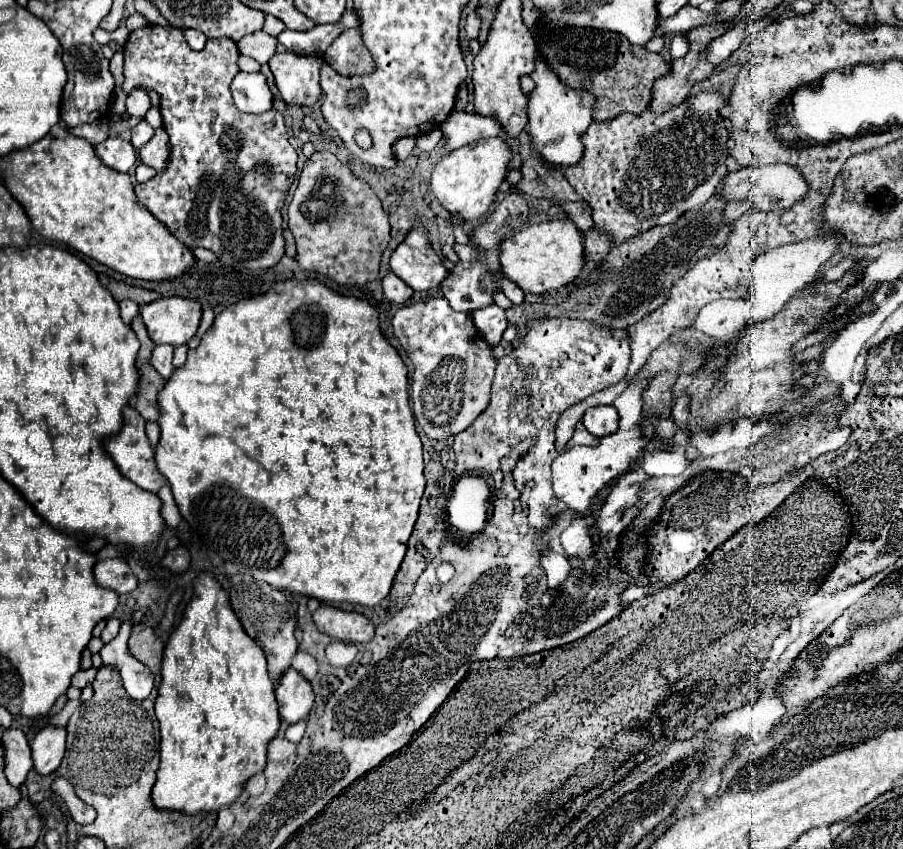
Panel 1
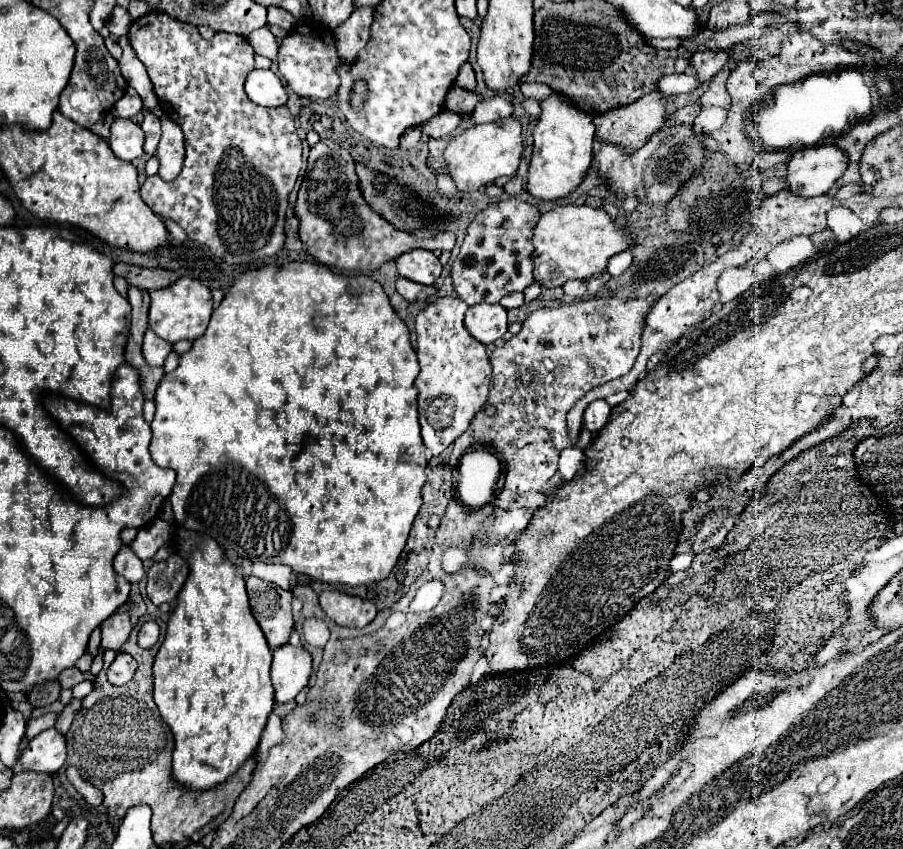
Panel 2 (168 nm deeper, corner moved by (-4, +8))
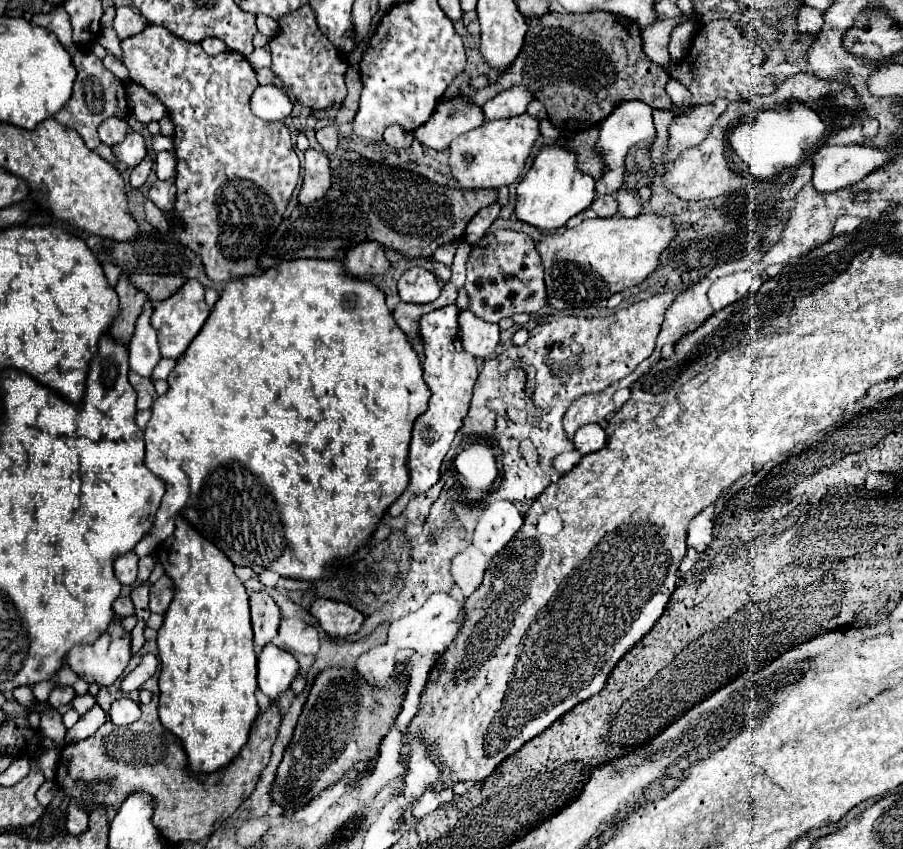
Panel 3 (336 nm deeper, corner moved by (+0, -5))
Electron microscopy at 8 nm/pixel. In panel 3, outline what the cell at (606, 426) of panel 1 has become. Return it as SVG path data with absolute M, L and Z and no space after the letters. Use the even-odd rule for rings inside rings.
M587 424L587 426L579 428L579 432L575 432L573 444L575 444L575 450L581 456L587 456L591 452L597 452L597 450L605 448L605 444L607 444L605 430L599 424Z

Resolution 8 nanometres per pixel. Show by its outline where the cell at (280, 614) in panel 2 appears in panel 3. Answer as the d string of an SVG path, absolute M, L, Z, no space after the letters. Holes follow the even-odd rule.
M249 592L249 606L251 606L255 646L263 648L275 638L279 620L281 620L281 612L275 600L267 592Z

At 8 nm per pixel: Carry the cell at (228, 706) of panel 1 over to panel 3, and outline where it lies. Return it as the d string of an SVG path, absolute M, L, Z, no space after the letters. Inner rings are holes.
M183 516L175 518L175 532L157 548L157 556L159 562L165 570L165 574L173 580L173 590L175 596L169 604L169 610L165 612L165 620L163 626L157 630L157 648L159 648L159 658L161 658L161 674L159 674L159 720L161 724L173 732L181 742L183 748L187 752L189 758L189 768L193 772L215 772L223 766L227 766L243 748L243 744L247 742L249 736L249 728L253 724L253 720L259 714L259 706L257 706L257 698L255 698L255 690L257 690L257 654L253 648L253 630L251 630L251 622L249 622L249 600L247 600L247 592L243 582L235 576L235 566L231 564L231 560L227 560L227 556L223 556L223 552L219 552L219 548L215 548L215 544L207 542L207 538L203 538Z

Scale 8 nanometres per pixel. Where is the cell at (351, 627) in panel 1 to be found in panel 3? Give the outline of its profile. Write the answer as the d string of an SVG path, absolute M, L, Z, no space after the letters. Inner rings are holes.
M327 598L315 600L309 612L313 618L317 618L319 626L333 638L345 638L355 634L365 620L365 616L353 606Z

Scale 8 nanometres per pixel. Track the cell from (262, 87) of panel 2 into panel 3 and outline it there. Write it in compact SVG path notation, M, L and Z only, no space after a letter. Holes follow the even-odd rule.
M259 86L251 98L253 114L263 120L283 120L291 114L293 102L287 92L277 86Z

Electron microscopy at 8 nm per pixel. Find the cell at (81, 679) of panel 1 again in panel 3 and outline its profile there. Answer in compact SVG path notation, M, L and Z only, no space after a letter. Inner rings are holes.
M53 688L51 690L51 694L49 694L49 706L53 706L53 708L59 708L61 704L69 704L71 700L73 700L73 696L75 696L75 692L73 692L73 688Z

